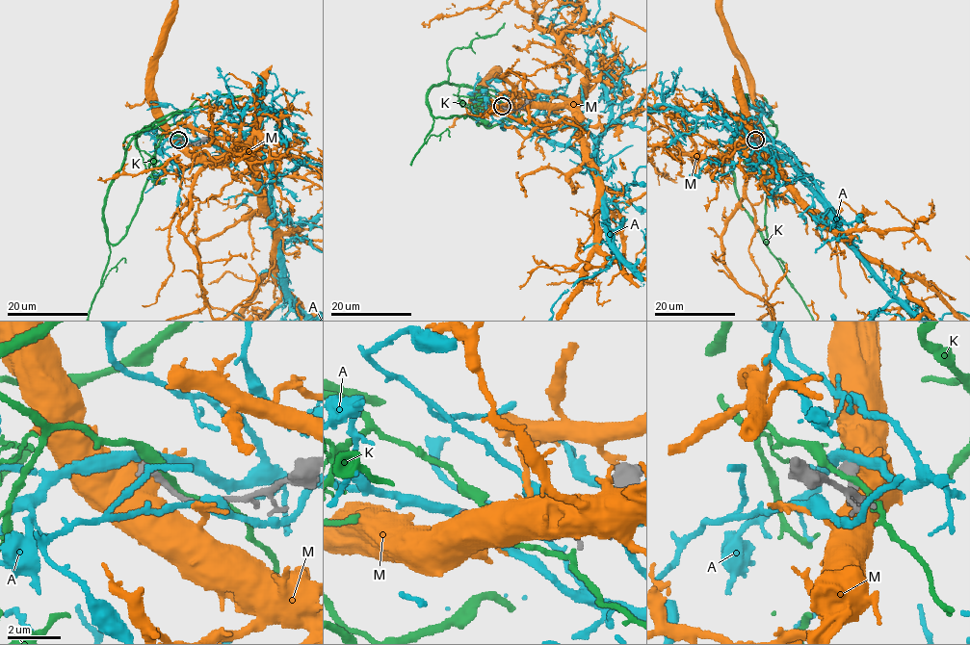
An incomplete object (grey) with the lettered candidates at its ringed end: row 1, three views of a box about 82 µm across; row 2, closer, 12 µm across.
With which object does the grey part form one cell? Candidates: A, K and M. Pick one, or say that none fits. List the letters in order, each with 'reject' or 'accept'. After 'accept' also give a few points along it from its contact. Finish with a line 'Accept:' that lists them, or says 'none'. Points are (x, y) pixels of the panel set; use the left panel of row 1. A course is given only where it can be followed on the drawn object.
A: reject
K: reject
M: reject
Accept: none

